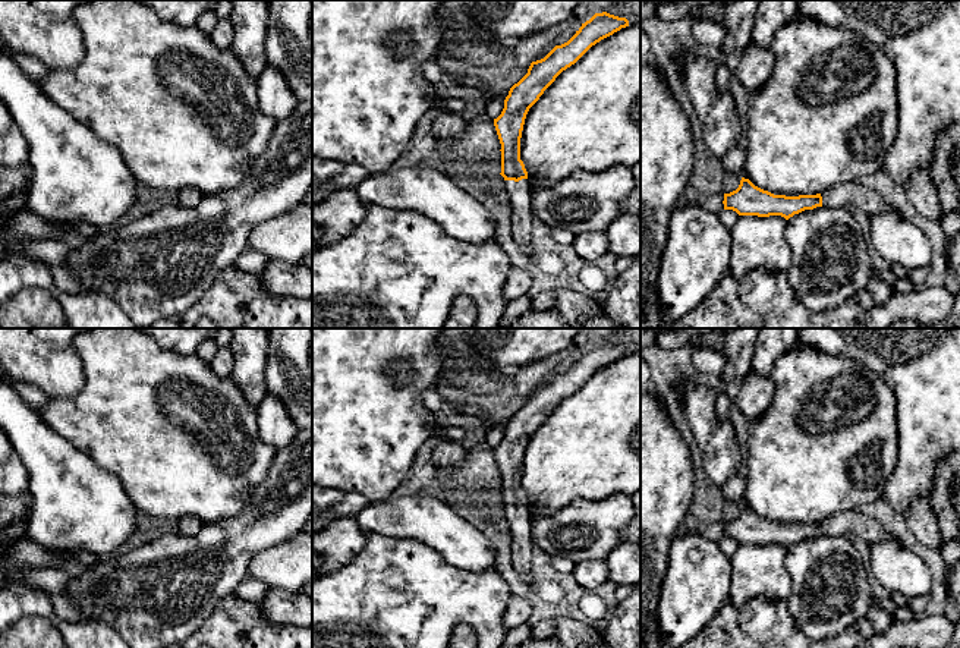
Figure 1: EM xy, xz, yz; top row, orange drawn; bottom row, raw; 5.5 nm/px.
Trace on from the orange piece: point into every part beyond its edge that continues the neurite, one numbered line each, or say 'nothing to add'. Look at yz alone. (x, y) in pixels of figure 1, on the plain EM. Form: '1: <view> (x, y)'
1: yz (868, 529)

